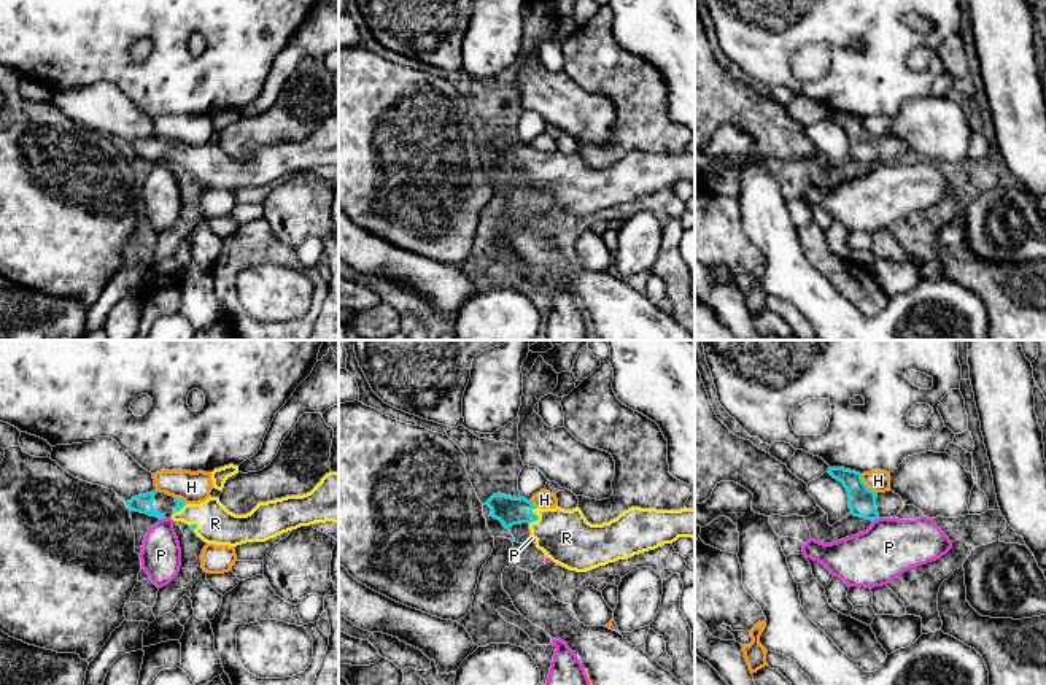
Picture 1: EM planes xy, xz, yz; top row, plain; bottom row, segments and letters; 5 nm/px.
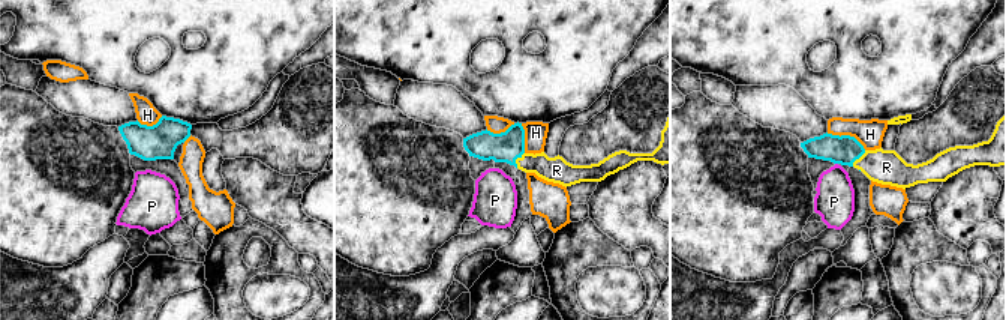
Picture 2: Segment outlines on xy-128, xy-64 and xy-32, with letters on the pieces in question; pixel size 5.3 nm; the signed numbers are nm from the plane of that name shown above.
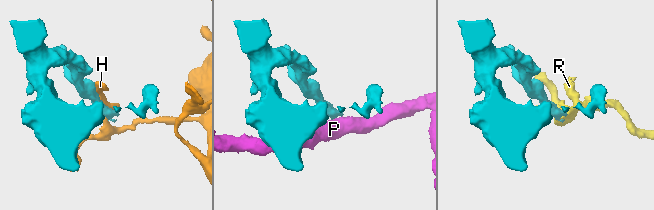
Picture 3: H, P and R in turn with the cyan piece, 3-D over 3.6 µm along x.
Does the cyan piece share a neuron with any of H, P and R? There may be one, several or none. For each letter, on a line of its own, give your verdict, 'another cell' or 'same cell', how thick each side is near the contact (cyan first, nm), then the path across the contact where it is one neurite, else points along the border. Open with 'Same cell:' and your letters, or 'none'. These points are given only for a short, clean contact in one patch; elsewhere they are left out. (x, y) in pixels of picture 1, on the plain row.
Same cell: R
H: another cell | 140/110 nm
P: another cell | 100/200 nm | along xy (164, 161), (159, 164)
R: same cell | 150/280 nm | across xz (509, 154), (525, 154), (538, 161), (566, 181)

